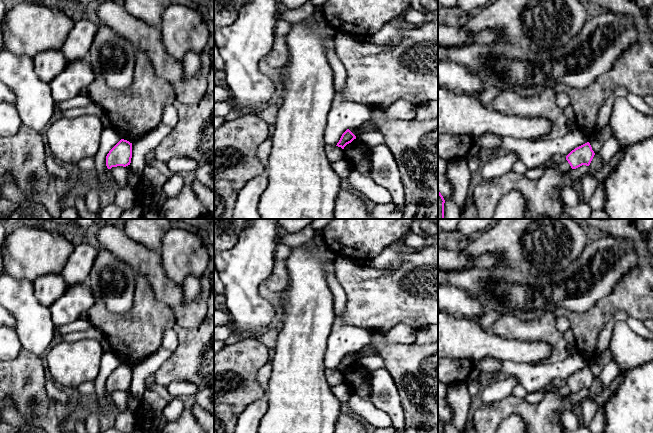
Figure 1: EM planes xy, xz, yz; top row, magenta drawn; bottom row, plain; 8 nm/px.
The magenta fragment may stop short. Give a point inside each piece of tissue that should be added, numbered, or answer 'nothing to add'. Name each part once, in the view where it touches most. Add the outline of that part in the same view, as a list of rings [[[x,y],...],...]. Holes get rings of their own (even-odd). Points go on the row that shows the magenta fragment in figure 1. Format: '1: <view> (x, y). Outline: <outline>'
nothing to add

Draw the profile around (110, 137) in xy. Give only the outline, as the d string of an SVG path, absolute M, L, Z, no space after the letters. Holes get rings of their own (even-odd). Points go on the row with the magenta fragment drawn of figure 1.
M114 126L105 127L101 137L99 150L94 156L96 172L98 174L99 187L102 191L109 190L111 183L108 180L108 172L110 169L106 166L106 156L109 151L122 139L120 134L115 130Z

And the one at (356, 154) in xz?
M354 139L344 147L344 159L349 163L351 169L355 168L362 174L371 175L372 162L370 159L370 150L371 148Z

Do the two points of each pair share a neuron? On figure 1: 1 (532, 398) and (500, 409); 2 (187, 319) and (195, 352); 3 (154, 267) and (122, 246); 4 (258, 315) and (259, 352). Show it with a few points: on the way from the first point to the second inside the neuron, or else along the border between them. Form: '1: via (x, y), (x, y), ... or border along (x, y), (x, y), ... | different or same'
1: border along (545, 392), (535, 403), (528, 403), (524, 399) | different
2: border along (203, 319), (192, 327), (181, 327), (176, 324) | different
3: via (146, 262), (130, 252) | same
4: border along (250, 337), (244, 337), (239, 340) | different

